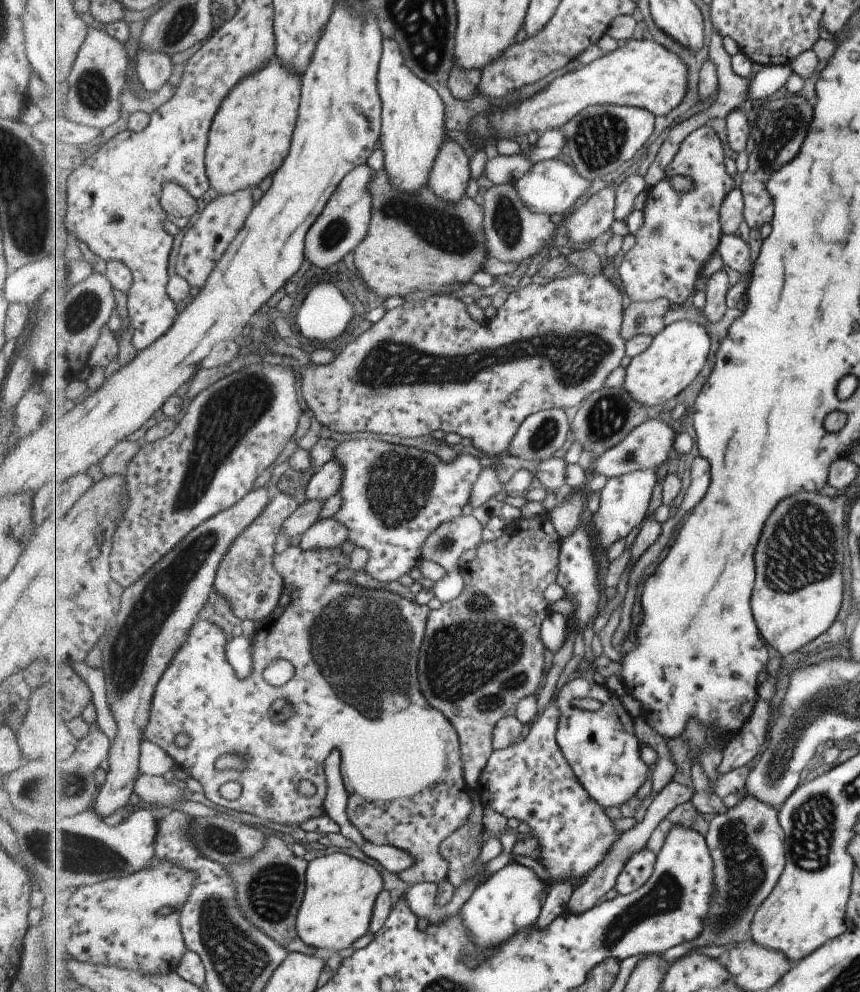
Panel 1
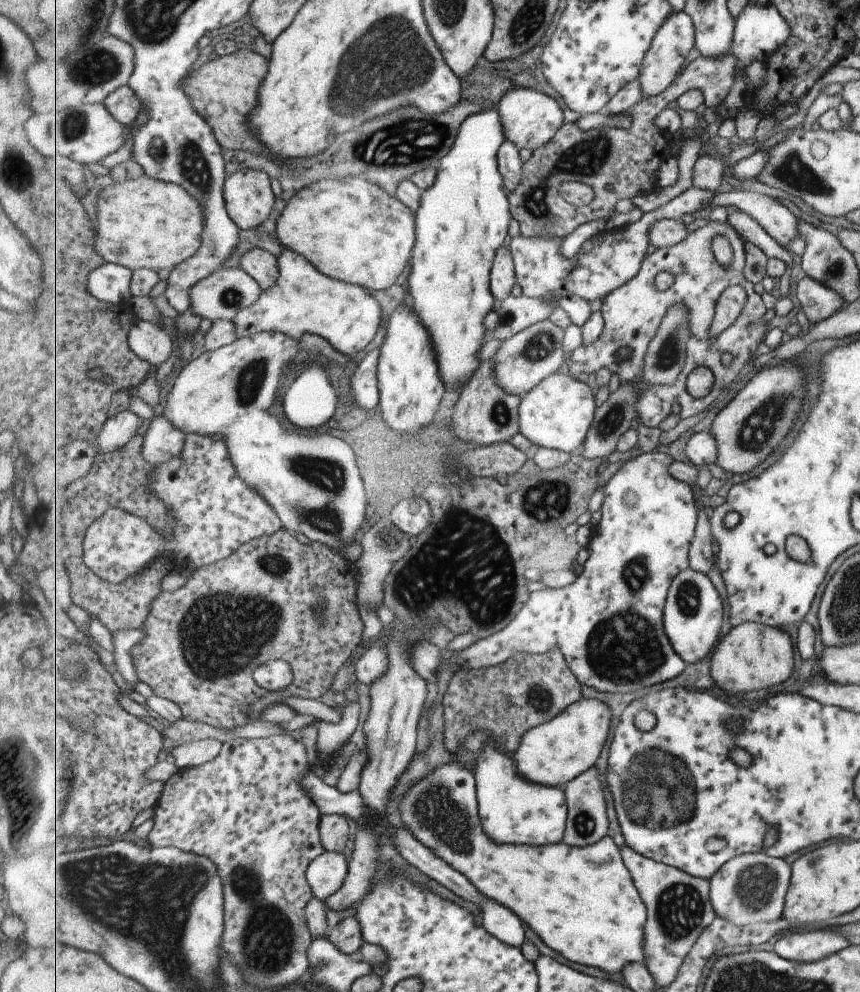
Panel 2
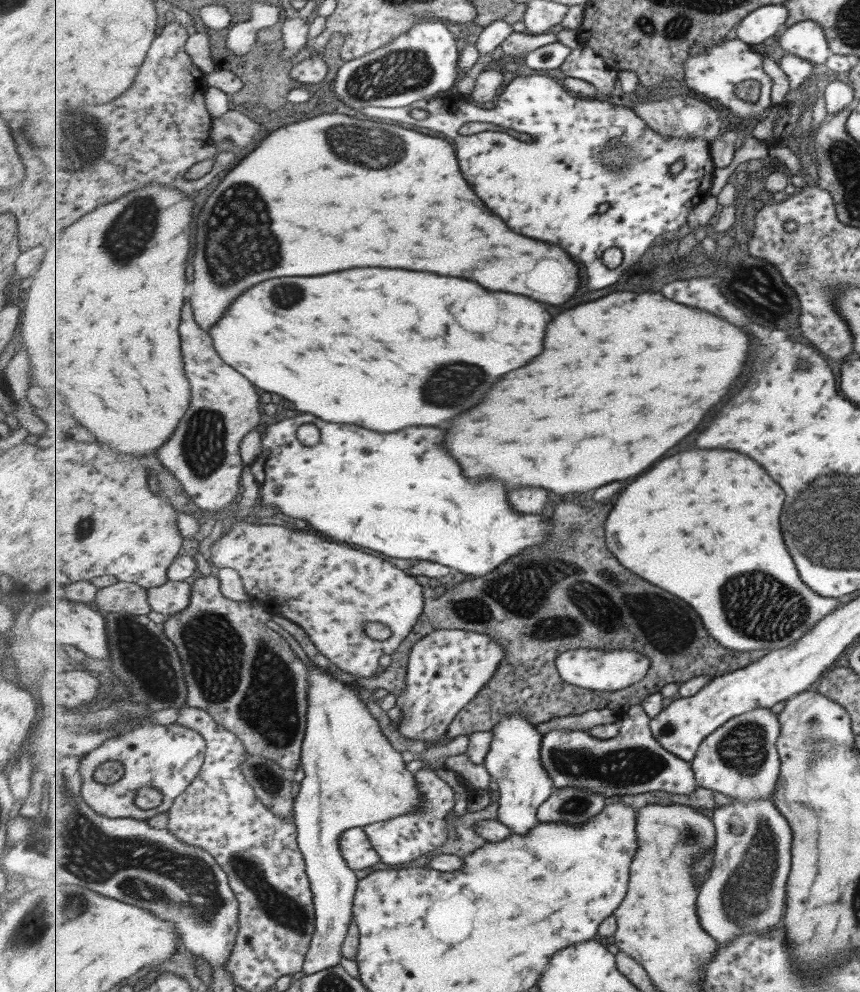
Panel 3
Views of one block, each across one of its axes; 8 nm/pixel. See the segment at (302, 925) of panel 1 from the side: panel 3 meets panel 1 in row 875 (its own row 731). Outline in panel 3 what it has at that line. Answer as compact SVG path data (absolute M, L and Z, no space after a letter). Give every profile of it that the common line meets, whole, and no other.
M310 661L309 666L309 708L308 727L302 748L302 769L305 777L299 783L300 788L293 802L293 824L297 828L297 844L305 858L305 870L313 892L315 906L315 932L311 938L311 948L305 956L304 974L309 976L326 968L341 964L345 939L348 938L354 918L354 903L360 883L359 876L345 861L341 849L341 836L351 828L359 828L385 822L397 816L415 815L423 808L423 793L416 780L416 774L407 770L407 764L397 752L394 740L385 737L379 728L379 722L368 712L361 702L357 686L349 686L325 668L319 668Z

